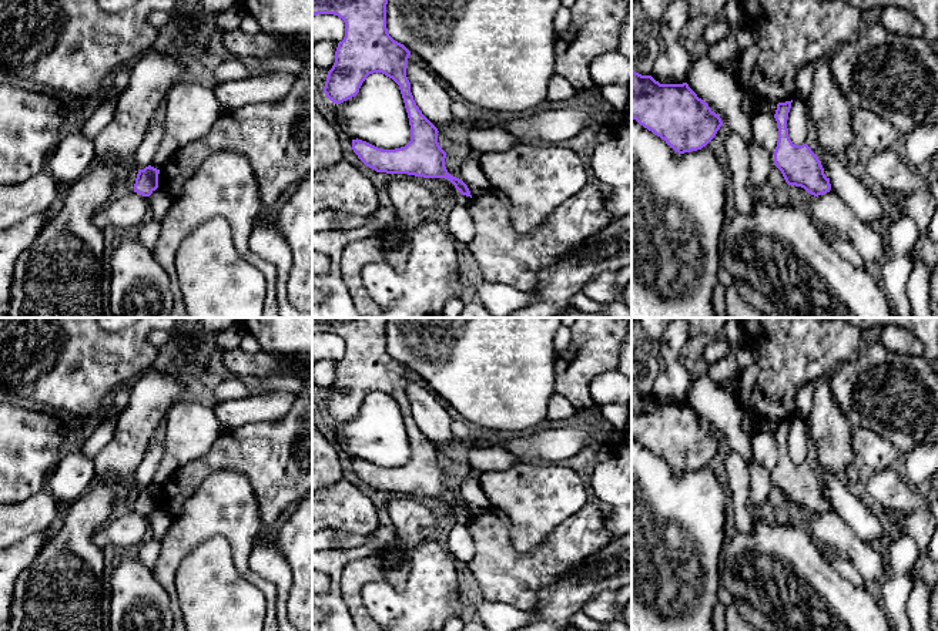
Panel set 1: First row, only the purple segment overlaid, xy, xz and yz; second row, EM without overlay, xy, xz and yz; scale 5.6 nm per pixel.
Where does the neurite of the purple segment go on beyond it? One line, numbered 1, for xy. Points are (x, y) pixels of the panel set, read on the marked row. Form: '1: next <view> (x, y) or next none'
1: next none

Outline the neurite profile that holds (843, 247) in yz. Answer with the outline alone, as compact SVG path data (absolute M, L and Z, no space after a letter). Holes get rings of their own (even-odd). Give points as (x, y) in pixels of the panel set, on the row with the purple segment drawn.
M820 226L820 229L823 232L824 239L835 249L835 252L838 252L854 266L865 269L865 261L848 239L838 238L835 232L824 226Z

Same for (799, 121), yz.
M795 97L791 103L791 108L787 118L788 137L793 144L805 144L810 122L810 110L807 104L800 97Z

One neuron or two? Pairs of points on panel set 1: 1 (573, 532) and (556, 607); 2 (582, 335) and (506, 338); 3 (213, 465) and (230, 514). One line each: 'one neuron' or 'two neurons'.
1: two neurons
2: two neurons
3: two neurons

